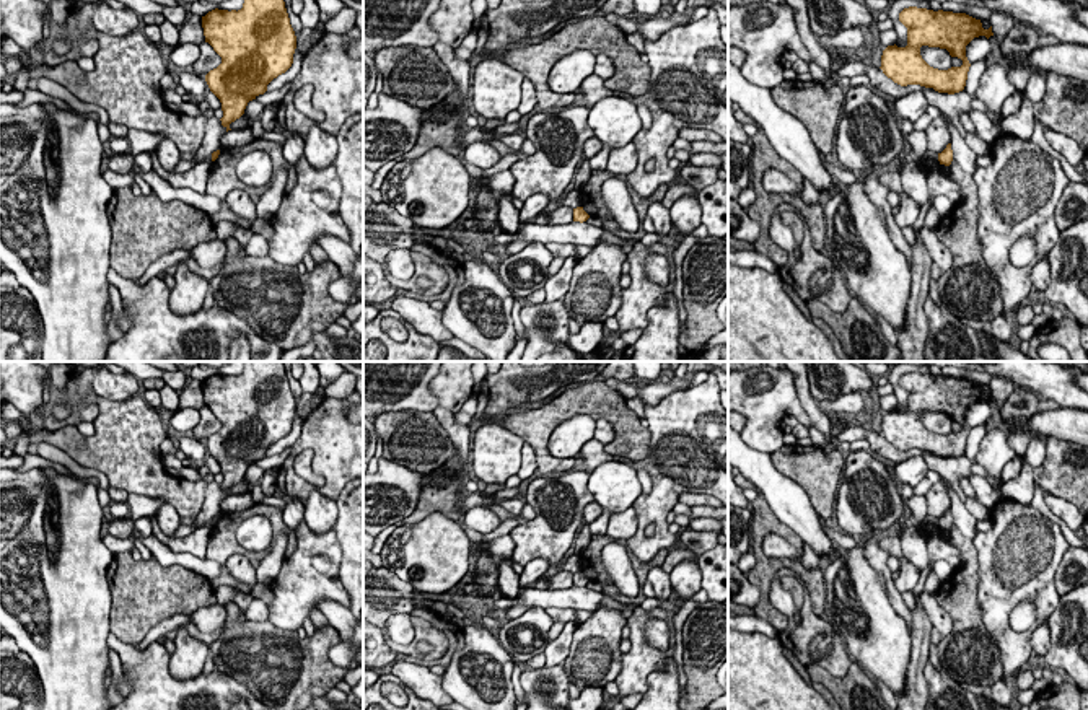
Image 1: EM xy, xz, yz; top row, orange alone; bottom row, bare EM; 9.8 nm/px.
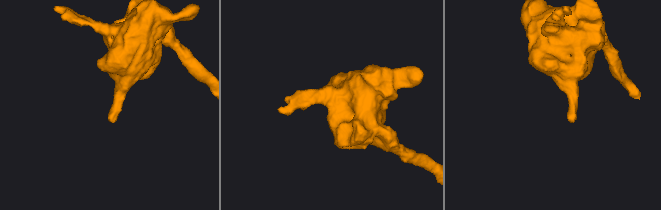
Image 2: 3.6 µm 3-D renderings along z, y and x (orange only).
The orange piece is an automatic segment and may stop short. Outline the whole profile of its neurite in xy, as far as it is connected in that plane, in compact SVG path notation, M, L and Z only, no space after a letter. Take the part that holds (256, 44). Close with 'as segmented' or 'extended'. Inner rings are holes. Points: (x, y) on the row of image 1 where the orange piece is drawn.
M244 0L241 10L212 10L202 16L205 42L222 57L222 64L205 75L210 91L220 99L223 117L222 125L228 130L230 124L244 114L249 101L267 91L267 85L285 73L293 64L296 49L296 36L290 24L290 18L283 0Z | as segmented

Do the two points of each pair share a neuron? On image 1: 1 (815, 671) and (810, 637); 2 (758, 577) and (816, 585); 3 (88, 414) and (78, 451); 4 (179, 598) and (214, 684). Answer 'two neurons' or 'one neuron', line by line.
1: two neurons
2: one neuron
3: two neurons
4: two neurons

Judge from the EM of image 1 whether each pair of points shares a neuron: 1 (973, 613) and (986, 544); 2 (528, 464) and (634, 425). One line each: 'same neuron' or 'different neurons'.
1: different neurons
2: different neurons

